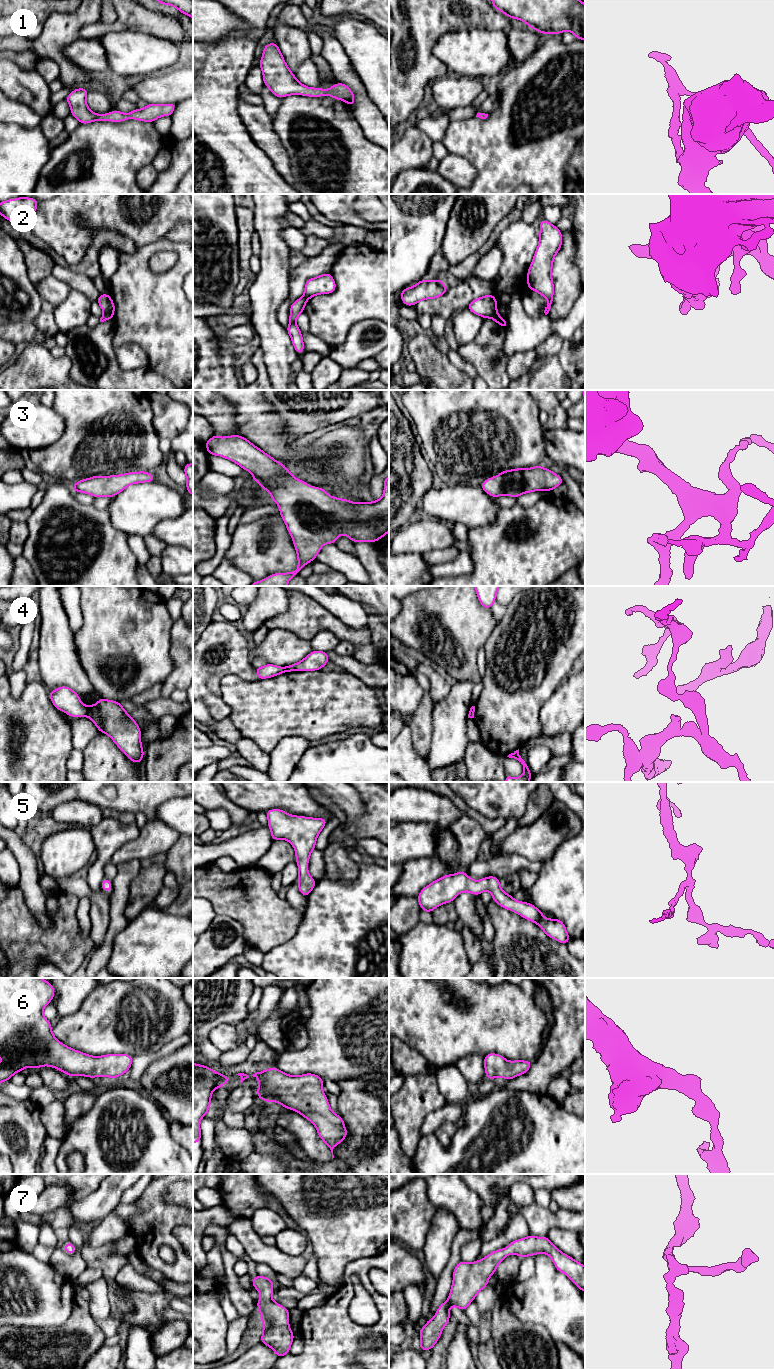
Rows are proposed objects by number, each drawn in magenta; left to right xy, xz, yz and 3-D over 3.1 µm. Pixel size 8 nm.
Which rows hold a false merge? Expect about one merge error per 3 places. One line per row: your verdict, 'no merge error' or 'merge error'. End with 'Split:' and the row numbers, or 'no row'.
1: no merge error
2: merge error
3: no merge error
4: merge error
5: no merge error
6: no merge error
7: no merge error
Split: 2, 4

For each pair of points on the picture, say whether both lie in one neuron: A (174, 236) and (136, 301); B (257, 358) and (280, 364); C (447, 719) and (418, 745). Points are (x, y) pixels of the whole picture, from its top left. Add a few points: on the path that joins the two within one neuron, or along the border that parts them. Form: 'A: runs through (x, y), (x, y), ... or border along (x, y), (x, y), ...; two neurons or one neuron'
A: border along (164, 237), (172, 241), (182, 242); two neurons
B: border along (259, 347), (270, 379); two neurons
C: border along (432, 708), (432, 739), (430, 752), (427, 755); two neurons

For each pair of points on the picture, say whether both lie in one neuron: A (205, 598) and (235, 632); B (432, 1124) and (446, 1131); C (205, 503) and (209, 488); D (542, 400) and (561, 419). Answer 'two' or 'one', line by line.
A: two
B: two
C: two
D: one

